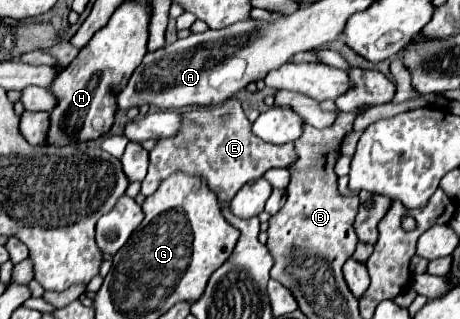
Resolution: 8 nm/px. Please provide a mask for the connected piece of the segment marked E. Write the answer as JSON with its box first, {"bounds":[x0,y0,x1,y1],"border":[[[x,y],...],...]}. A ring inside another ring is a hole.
{"bounds":[141,100,295,204],"border":[[[227,100],[221,106],[193,110],[185,116],[183,134],[175,134],[159,144],[149,154],[149,172],[141,182],[141,194],[149,196],[159,188],[159,184],[175,172],[189,176],[199,176],[207,186],[217,194],[219,204],[231,202],[239,188],[259,176],[269,168],[285,168],[295,158],[293,142],[287,144],[269,144],[251,134],[251,124],[239,104],[239,100]],[[223,114],[231,114],[223,120]]]}

